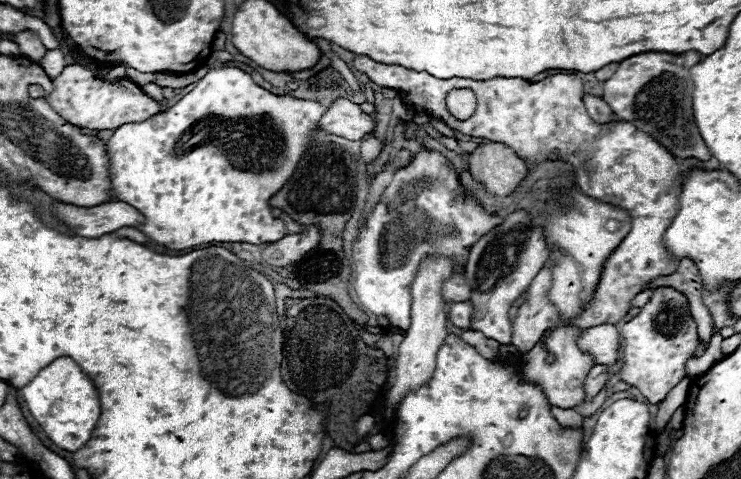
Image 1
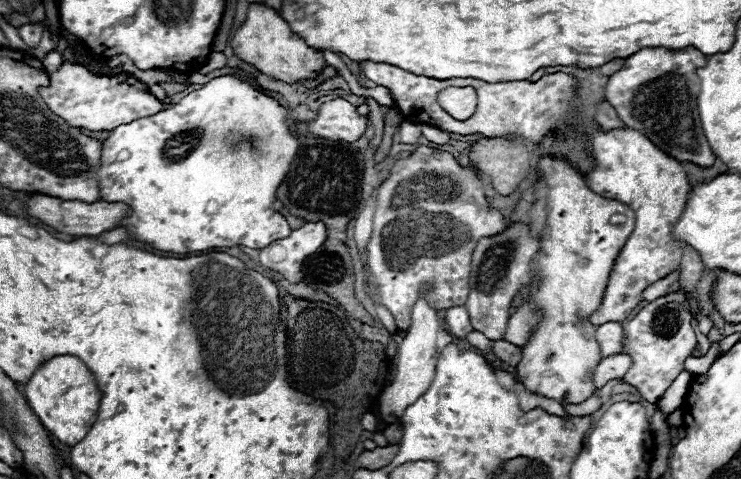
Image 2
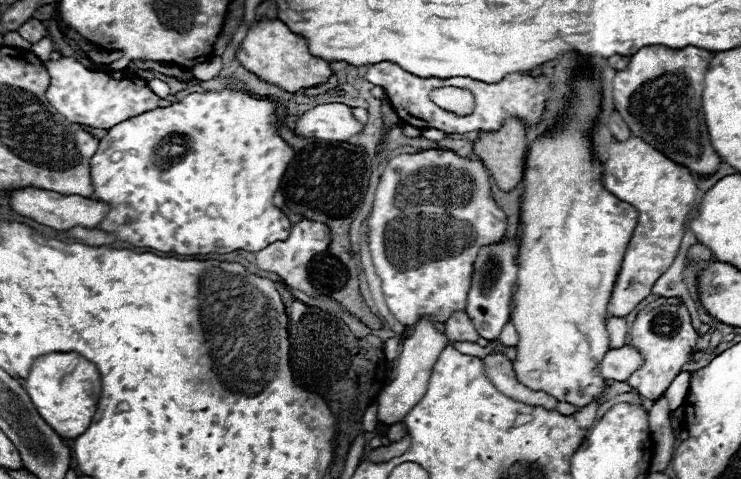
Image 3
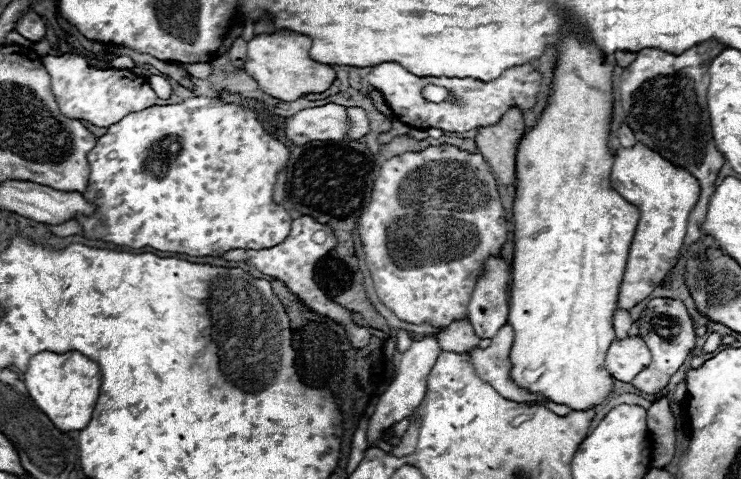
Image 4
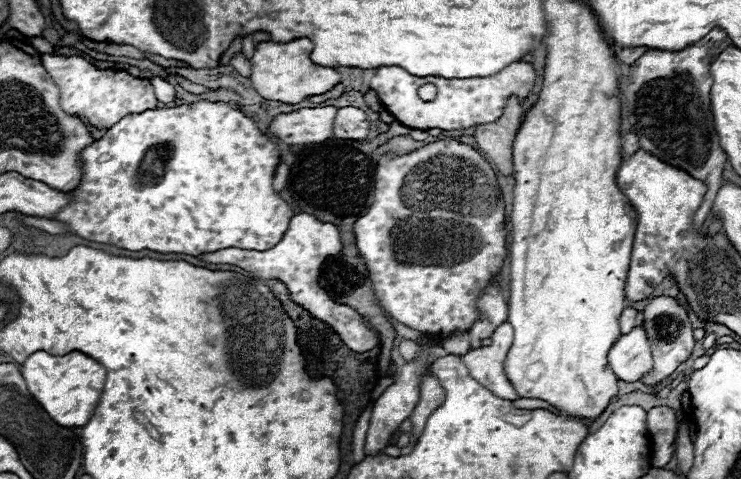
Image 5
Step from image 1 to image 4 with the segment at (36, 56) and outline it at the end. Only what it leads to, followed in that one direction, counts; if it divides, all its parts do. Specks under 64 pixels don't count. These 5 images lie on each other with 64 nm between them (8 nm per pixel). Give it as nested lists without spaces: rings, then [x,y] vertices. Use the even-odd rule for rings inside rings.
[[[30,10],[30,12],[26,12],[26,14],[18,20],[16,32],[22,34],[26,40],[38,42],[38,40],[42,40],[42,38],[46,36],[46,26],[44,26],[42,18]]]

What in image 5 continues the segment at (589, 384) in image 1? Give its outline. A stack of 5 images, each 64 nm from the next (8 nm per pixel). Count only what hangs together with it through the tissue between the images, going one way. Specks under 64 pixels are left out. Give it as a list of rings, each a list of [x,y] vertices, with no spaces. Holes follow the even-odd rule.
[[[634,328],[614,342],[608,352],[608,366],[624,382],[636,382],[652,370],[652,350],[644,328]]]

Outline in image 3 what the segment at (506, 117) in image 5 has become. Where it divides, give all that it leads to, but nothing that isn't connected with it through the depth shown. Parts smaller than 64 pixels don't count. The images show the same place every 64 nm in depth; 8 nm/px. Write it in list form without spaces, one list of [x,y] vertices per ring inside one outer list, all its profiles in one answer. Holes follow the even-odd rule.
[[[518,118],[506,120],[498,132],[480,132],[474,142],[474,156],[482,160],[502,192],[510,192],[522,182],[526,150],[526,132]]]

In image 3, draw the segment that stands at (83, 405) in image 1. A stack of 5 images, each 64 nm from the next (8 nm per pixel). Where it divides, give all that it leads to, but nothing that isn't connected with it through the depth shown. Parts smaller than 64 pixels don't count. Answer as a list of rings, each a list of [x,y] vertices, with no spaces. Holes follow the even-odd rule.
[[[48,354],[34,362],[28,378],[24,380],[24,390],[38,414],[60,438],[76,440],[92,424],[92,416],[100,400],[100,374],[96,366],[80,354]]]

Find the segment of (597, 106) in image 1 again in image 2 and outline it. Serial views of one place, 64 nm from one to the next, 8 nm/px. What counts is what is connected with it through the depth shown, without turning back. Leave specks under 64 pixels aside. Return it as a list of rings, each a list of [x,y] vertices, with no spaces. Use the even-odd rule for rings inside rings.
[[[600,102],[600,106],[598,106],[594,118],[596,118],[596,122],[598,122],[604,130],[612,130],[612,128],[624,126],[624,122],[618,118],[616,110],[614,110],[608,102]]]

